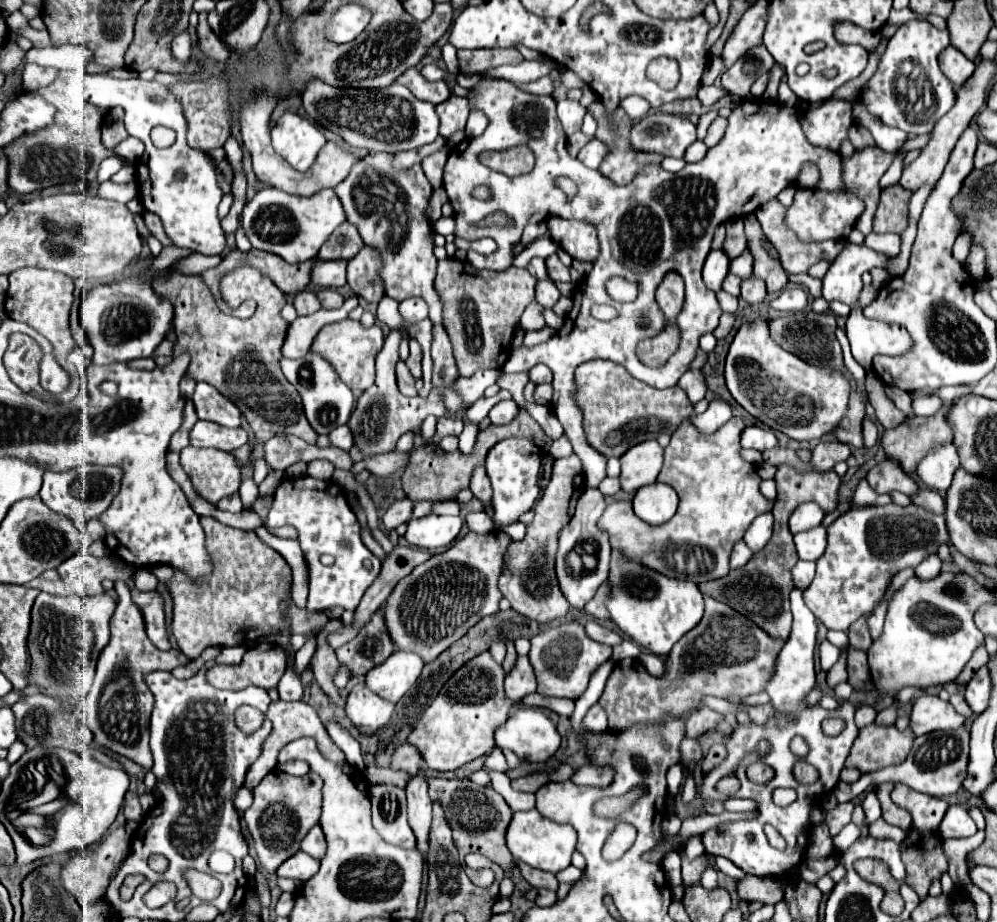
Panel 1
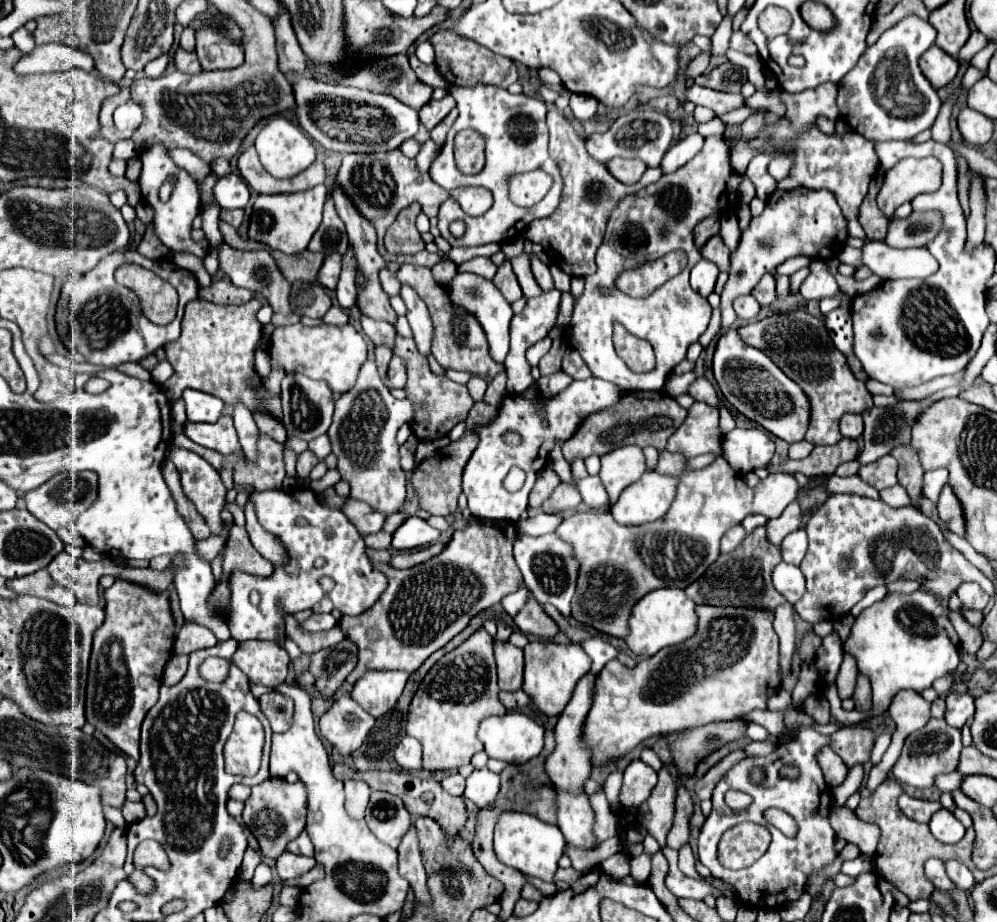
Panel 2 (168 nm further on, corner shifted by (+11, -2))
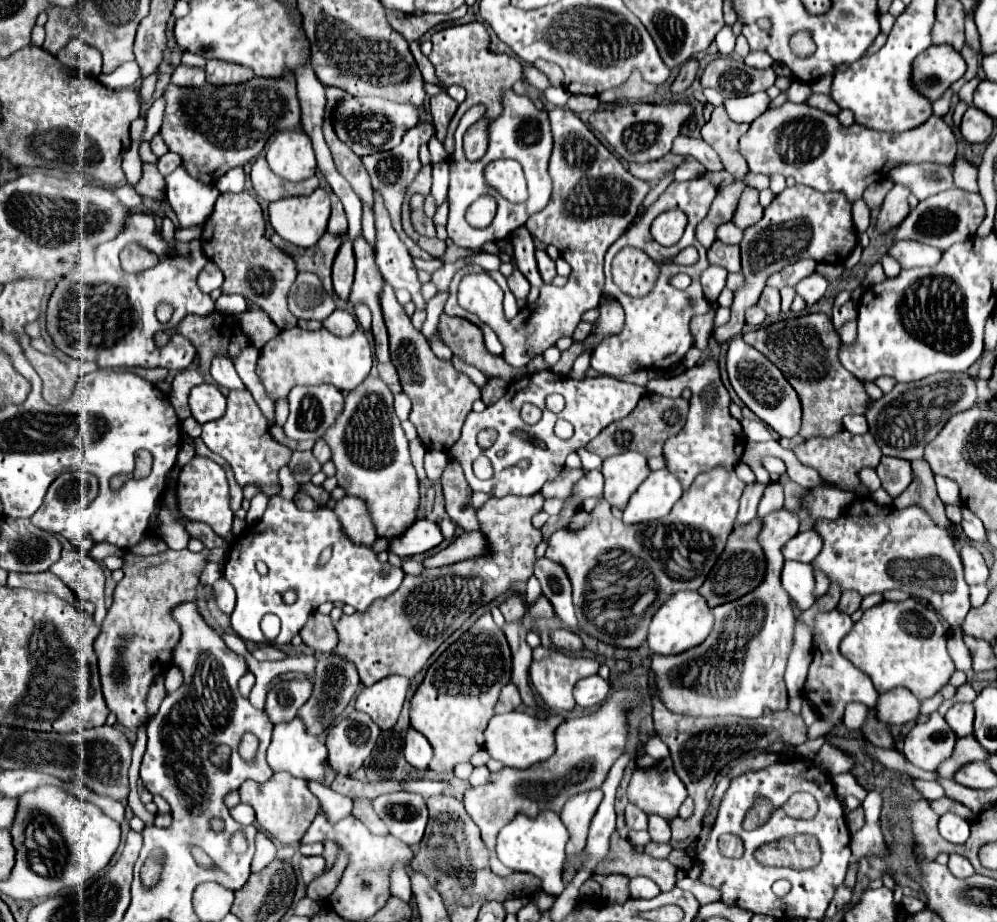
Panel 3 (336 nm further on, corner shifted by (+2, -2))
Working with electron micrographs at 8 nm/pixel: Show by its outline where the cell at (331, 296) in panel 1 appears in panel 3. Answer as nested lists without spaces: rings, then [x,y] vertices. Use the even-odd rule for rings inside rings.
[[[298,273],[296,285],[292,285],[288,297],[288,309],[298,319],[324,321],[336,309],[336,301],[324,291],[314,273]]]

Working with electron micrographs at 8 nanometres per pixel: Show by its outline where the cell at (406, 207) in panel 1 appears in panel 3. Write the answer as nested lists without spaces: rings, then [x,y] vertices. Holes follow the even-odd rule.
[[[420,123],[420,125],[416,125],[416,129],[410,129],[410,131],[404,135],[404,141],[402,141],[396,149],[392,149],[392,151],[382,151],[382,153],[374,153],[374,155],[368,155],[368,157],[362,159],[366,171],[368,171],[370,179],[372,179],[372,189],[374,189],[376,193],[380,193],[382,199],[384,199],[384,205],[386,205],[386,209],[388,209],[388,213],[390,213],[394,231],[396,231],[398,237],[408,245],[409,253],[413,258],[421,258],[424,260],[430,259],[431,256],[420,249],[416,243],[412,243],[412,241],[408,239],[408,235],[402,231],[402,225],[400,225],[400,209],[402,209],[402,201],[404,201],[406,189],[410,187],[410,183],[416,179],[416,175],[418,175],[420,169],[422,169],[422,163],[420,163],[420,159],[418,159],[418,147],[420,147],[422,143],[428,143],[428,139],[430,139],[432,135],[434,135],[434,129],[432,129],[430,125],[422,125],[422,123]]]

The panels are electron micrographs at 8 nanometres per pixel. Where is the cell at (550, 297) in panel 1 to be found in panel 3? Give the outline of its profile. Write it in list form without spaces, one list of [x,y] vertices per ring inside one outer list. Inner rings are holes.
[[[520,227],[516,233],[512,233],[510,237],[512,245],[514,245],[514,259],[518,269],[522,271],[522,275],[530,281],[532,287],[542,287],[544,281],[540,277],[538,265],[536,265],[536,257],[534,257],[534,239],[528,233],[526,227]]]

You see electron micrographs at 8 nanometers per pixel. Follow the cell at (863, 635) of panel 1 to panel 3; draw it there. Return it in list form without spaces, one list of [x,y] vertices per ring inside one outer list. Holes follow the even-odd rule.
[[[850,703],[846,707],[846,713],[844,713],[844,725],[850,731],[858,731],[860,725],[864,725],[864,713],[868,713],[866,705],[862,705],[862,703]]]

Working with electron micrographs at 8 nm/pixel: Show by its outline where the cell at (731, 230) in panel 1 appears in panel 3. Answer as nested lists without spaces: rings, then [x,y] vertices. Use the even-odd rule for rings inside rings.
[[[714,241],[714,245],[708,249],[708,261],[710,265],[720,265],[726,271],[740,271],[740,247]]]

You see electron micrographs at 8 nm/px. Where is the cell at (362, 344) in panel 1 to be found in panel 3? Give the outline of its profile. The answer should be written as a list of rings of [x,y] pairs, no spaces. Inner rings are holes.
[[[292,327],[280,331],[278,337],[264,345],[258,361],[258,377],[274,401],[284,397],[284,393],[296,385],[330,383],[336,389],[348,393],[368,377],[372,369],[372,357],[374,349],[362,329],[356,329],[350,337],[338,337],[324,327],[318,331]]]

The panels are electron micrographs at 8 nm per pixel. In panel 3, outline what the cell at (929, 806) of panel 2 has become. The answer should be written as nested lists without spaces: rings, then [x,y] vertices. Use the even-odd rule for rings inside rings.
[[[942,797],[942,799],[938,799],[938,801],[932,801],[930,807],[936,811],[936,815],[944,815],[946,811],[952,811],[952,813],[956,813],[956,815],[960,815],[960,817],[968,817],[968,815],[972,813],[970,809],[966,809],[964,805],[956,803],[956,801],[948,799],[948,797]]]

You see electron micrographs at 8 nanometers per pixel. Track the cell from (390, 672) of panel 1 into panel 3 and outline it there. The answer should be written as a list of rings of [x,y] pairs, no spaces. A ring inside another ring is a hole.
[[[390,675],[372,687],[364,687],[356,699],[356,709],[368,713],[380,729],[390,729],[404,705],[408,693],[408,679],[402,675]]]

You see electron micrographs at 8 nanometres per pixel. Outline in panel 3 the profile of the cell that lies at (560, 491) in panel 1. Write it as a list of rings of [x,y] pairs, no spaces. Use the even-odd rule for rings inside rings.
[[[552,629],[550,639],[558,649],[564,649],[564,651],[574,651],[576,653],[576,651],[582,651],[582,647],[584,647],[582,639],[568,629]]]

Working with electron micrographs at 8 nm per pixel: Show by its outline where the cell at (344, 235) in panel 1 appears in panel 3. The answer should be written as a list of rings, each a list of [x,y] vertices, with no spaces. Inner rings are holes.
[[[332,193],[332,215],[330,215],[330,221],[328,221],[328,233],[344,237],[346,231],[348,231],[348,221],[346,221],[344,209],[340,205],[340,199]]]

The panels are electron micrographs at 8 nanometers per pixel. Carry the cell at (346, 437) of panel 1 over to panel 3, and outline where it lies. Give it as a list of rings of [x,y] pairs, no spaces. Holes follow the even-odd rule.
[[[318,439],[318,441],[316,441],[312,453],[314,453],[314,457],[316,457],[320,463],[326,463],[326,461],[332,457],[332,451],[330,451],[330,447],[326,445],[324,439]]]

